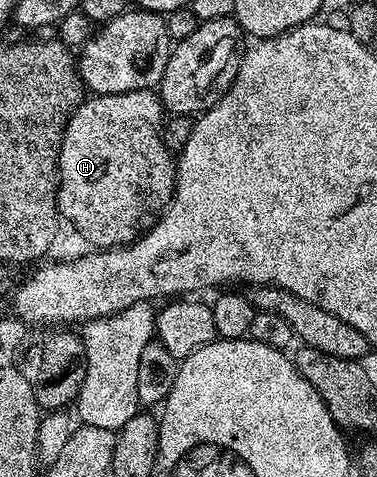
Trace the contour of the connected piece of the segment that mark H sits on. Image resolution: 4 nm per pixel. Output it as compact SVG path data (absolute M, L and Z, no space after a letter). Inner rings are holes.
M144 88L143 90L131 90L123 94L107 94L99 96L90 95L81 101L80 106L73 112L73 117L67 122L67 130L63 134L61 143L61 153L57 163L57 210L62 221L70 220L73 228L82 236L83 239L97 250L112 250L122 248L125 244L132 244L134 240L144 236L150 228L157 222L157 217L164 212L169 204L177 186L177 166L174 153L167 150L167 146L161 137L163 127L163 109L161 106L161 97L156 91Z

